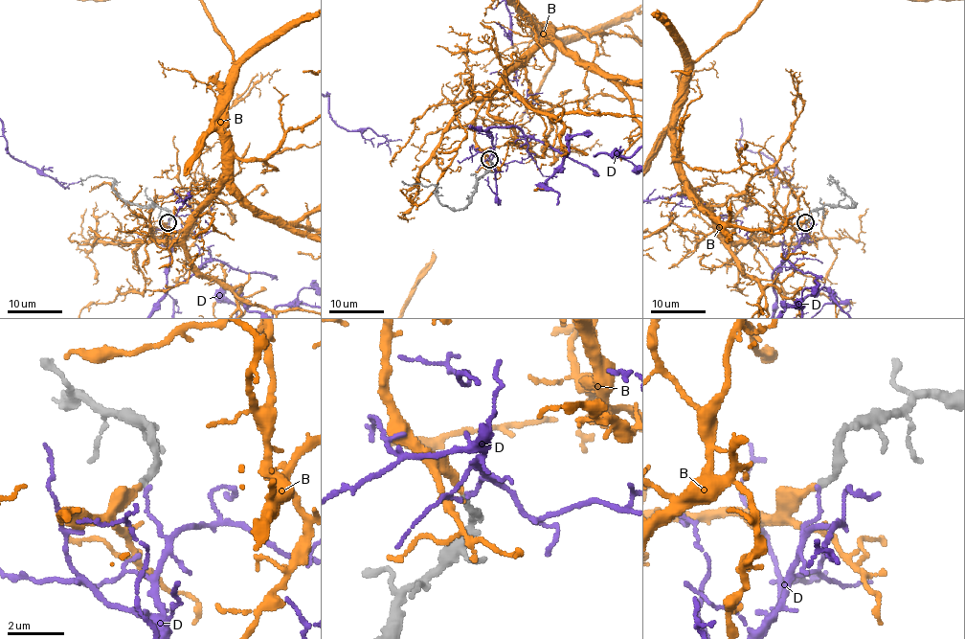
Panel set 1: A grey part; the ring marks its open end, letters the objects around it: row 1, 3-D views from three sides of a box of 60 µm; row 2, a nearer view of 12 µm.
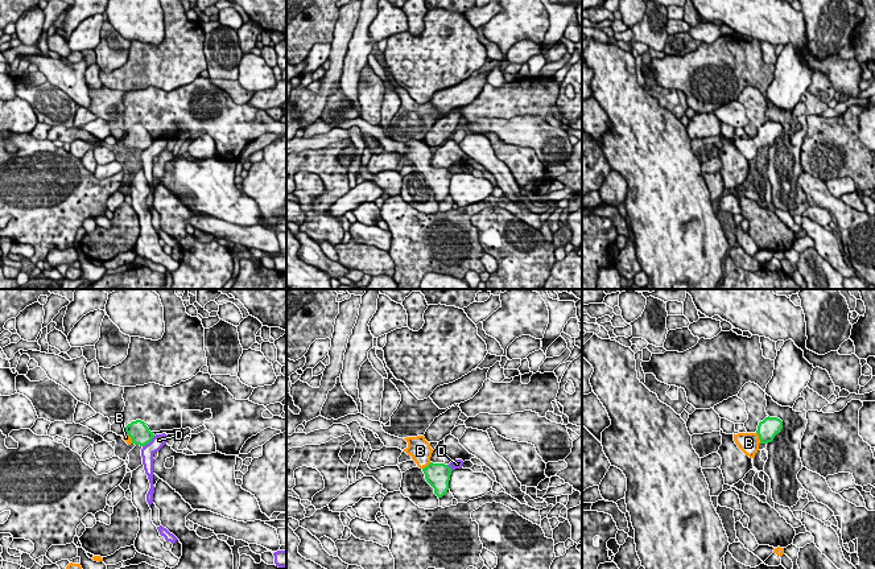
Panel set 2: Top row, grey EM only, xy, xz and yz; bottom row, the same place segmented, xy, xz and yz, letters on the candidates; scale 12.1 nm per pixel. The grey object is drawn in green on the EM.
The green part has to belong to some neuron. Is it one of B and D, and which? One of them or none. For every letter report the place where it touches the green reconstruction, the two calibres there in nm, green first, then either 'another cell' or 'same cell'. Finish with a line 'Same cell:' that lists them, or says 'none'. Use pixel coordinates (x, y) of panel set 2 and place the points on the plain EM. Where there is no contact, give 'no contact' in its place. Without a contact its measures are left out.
B: meets green in yz at (759, 141); 240 nm thick on the green side, 260 nm on the other; same cell
D: meets green in xy at (148, 147); 260 nm thick on the green side, 160 nm on the other; another cell
Same cell: B

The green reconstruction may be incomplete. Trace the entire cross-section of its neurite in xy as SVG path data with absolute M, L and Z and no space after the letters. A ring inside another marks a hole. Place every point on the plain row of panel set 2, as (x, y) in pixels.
M136 124L125 131L125 137L123 139L123 144L131 149L145 151L154 141L153 136L145 129L144 125Z

